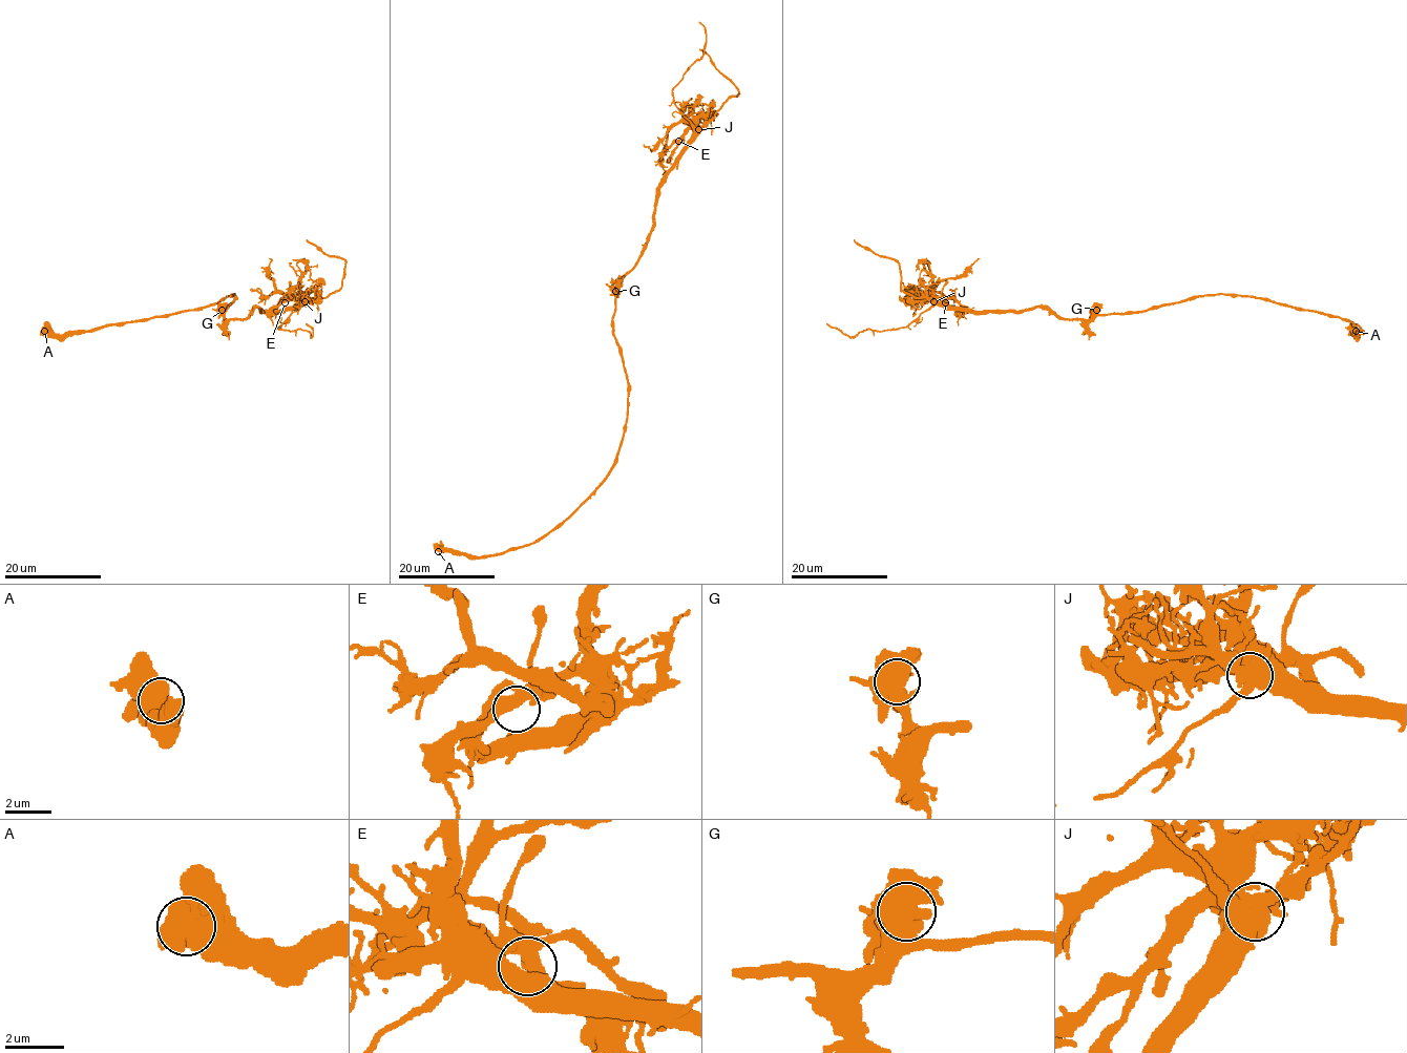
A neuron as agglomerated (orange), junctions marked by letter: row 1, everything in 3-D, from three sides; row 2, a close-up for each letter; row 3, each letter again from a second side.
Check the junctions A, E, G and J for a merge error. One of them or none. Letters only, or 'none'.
J

